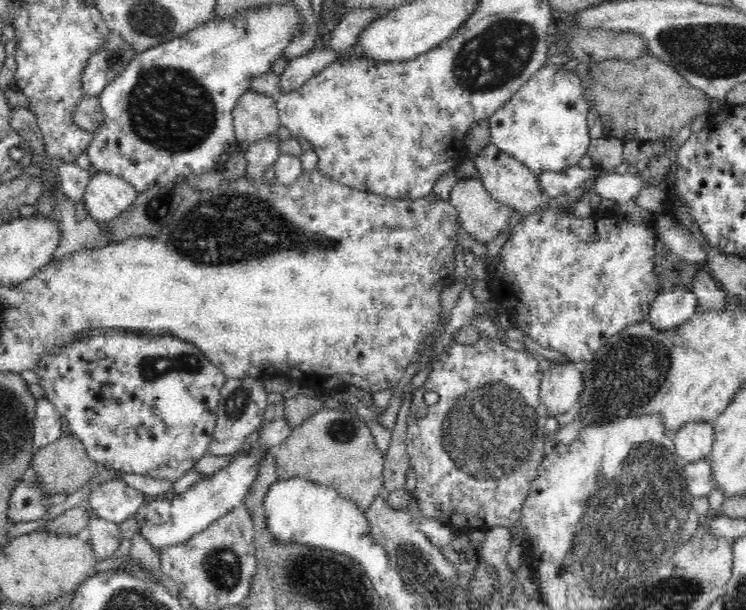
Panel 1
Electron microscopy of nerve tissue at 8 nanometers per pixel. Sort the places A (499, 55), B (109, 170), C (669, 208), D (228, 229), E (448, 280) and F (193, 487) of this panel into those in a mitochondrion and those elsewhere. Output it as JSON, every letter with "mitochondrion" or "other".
{"A":"mitochondrion","B":"other","C":"other","D":"mitochondrion","E":"other","F":"other"}

